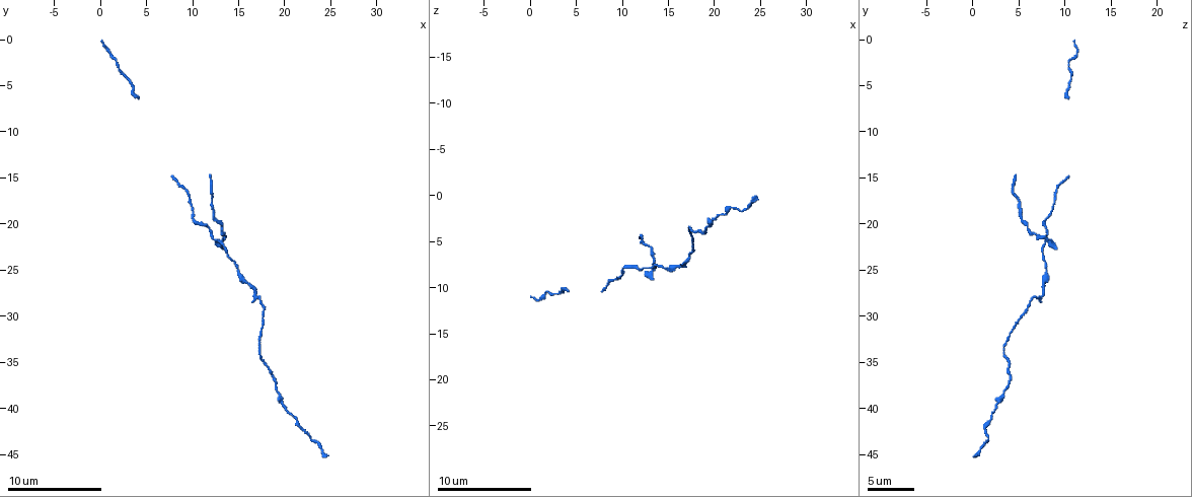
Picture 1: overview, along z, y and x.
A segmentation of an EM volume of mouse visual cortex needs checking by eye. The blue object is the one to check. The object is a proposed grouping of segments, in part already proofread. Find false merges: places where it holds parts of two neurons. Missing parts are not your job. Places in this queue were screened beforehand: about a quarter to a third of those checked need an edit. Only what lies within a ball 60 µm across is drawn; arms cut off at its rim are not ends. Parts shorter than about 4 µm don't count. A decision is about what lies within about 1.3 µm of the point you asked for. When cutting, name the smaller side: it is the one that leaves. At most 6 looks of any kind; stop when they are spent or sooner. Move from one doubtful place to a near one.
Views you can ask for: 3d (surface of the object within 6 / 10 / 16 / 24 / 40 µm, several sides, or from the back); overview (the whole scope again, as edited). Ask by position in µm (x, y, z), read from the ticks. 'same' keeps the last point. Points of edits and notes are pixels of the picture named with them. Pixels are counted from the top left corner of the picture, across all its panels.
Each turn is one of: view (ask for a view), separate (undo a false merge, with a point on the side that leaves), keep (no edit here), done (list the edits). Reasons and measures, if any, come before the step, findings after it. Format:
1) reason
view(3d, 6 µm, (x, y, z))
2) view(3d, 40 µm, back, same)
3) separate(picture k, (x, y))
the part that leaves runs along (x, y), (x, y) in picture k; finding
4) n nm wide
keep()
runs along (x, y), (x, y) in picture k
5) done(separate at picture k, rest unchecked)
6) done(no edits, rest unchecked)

three arms meet
view(3d, 6 µm, (17.2, 28.2, 6.4))

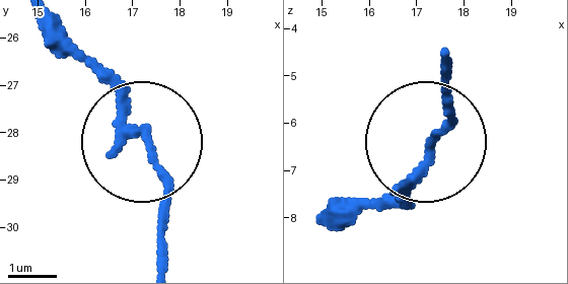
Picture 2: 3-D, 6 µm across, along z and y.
view(3d, 6 µm, back, (17.30, 28.20, 6.50))

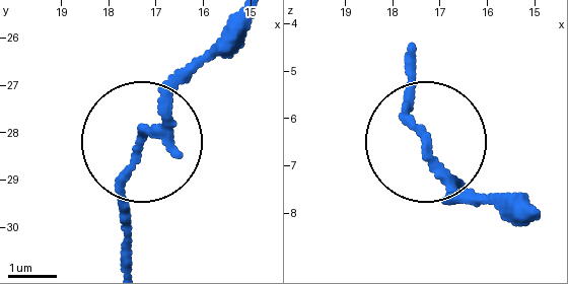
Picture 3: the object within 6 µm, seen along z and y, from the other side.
3 arms
keep()
runs along (538, 216), (469, 200), (444, 180), (408, 115), (408, 74) in picture 3; one neuron here

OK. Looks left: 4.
sudden change in width
view(3d, 10 µm, (19.6, 39.4, 2.8))

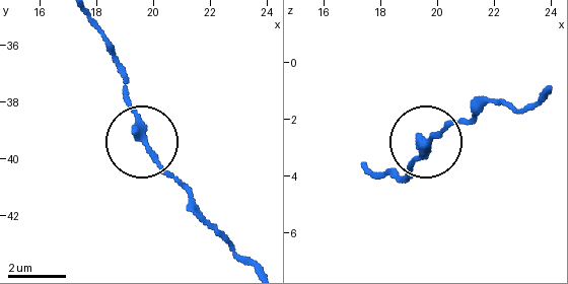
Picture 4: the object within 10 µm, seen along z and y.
from behind
view(3d, 10 µm, back, (19.8, 39.5, 2.7))

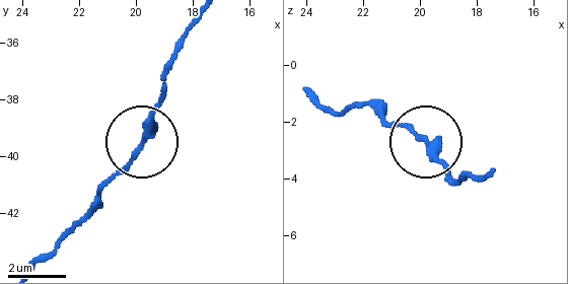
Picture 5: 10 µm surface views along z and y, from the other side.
keep()
all the same neuron

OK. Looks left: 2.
view(3d, 10 µm, (13.2, 21.8, 8.4))

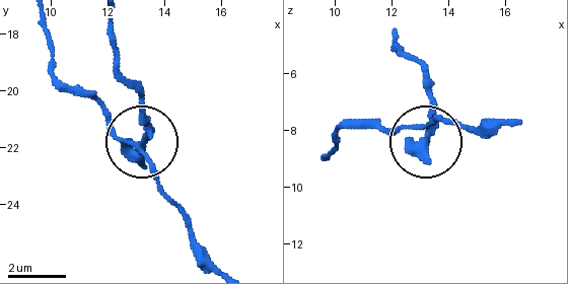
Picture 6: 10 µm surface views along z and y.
side arm 9 µm
separate(picture 6, (146, 124))
the part that leaves runs along (145, 134), (145, 100), (118, 64), (109, 20) in picture 6; two neurons meet here

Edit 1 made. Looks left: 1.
done(separate at picture 6, rest unchecked)

